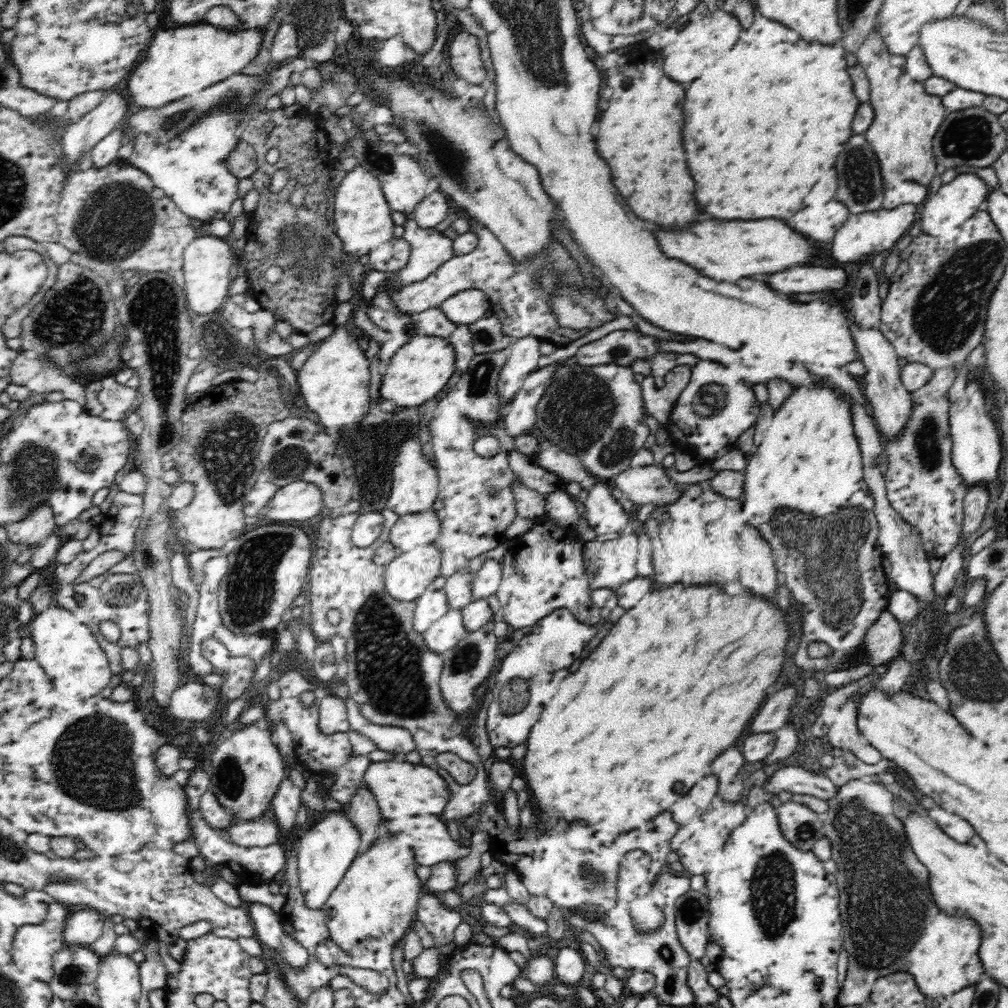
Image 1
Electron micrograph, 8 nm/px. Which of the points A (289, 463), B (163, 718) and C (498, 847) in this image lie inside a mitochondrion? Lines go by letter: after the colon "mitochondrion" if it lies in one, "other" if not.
A: mitochondrion
B: other
C: other

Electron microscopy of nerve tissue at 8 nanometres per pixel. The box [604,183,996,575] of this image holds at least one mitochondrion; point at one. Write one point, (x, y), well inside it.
(926, 442)

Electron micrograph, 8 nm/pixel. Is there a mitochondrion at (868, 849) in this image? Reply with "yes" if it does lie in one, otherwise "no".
yes

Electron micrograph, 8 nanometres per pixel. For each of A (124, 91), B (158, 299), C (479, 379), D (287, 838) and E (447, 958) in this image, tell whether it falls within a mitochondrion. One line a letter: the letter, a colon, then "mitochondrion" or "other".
A: other
B: mitochondrion
C: mitochondrion
D: other
E: other

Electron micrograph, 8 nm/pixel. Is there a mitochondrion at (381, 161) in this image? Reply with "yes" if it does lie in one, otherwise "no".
yes

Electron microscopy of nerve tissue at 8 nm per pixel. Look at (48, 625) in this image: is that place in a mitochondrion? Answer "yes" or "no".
no

